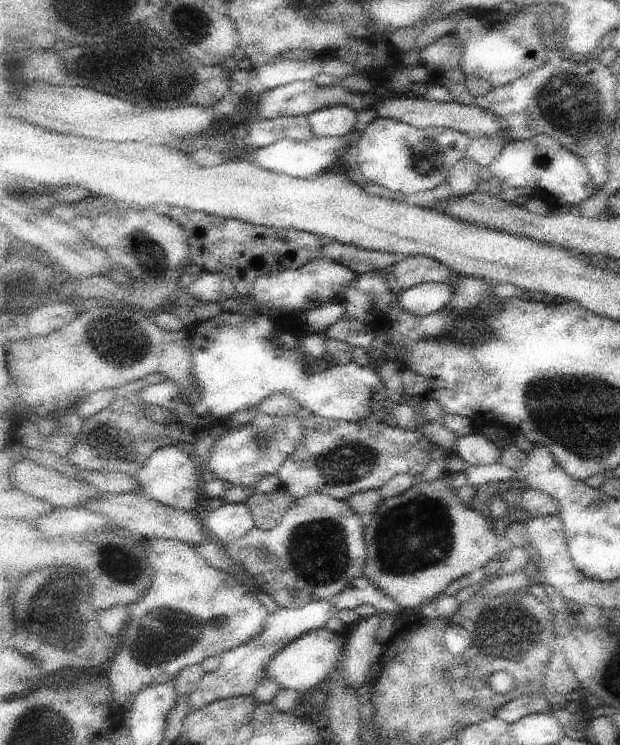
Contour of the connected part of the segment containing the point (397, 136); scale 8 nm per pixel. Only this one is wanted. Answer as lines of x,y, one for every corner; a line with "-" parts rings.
376,117
357,136
356,163
371,183
402,194
434,190
447,182
450,169
466,152
472,138
454,128
418,128
399,120

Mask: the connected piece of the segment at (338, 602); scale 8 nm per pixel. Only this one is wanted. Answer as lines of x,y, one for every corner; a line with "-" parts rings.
363,574
354,578
336,600
332,601
336,612
343,610
356,610
361,604
376,606
381,613
395,615
401,609
390,596
384,594
371,578
366,578

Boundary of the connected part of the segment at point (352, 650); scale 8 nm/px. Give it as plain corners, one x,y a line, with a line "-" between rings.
376,613
370,618
359,619
349,628
344,660
344,680
346,686
360,690
369,681
370,668
379,662
384,644
376,637
383,616

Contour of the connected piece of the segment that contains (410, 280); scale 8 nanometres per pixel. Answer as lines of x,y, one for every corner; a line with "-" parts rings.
426,255
400,257
395,263
392,282
399,291
424,282
450,282
453,273
442,262

